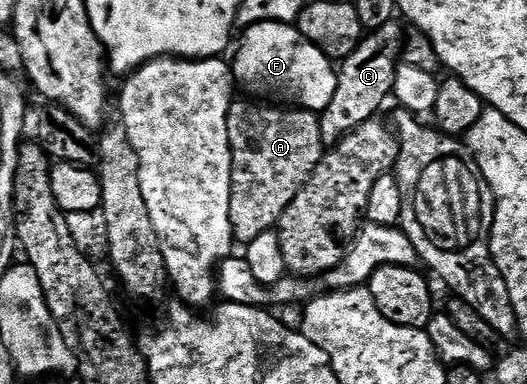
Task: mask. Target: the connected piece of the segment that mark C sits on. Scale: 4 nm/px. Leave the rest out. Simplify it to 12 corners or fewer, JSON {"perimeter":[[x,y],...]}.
{"perimeter":[[405,28],[367,32],[319,116],[334,146],[394,93]]}

